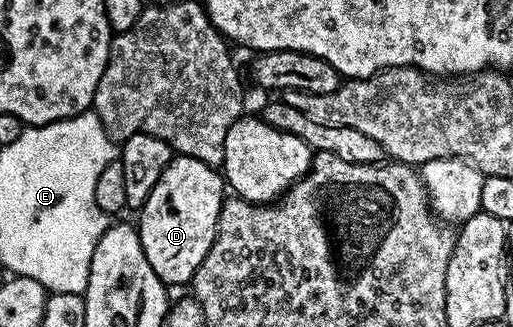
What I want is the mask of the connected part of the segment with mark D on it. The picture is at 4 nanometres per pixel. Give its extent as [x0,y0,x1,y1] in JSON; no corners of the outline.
[136,154,224,285]

